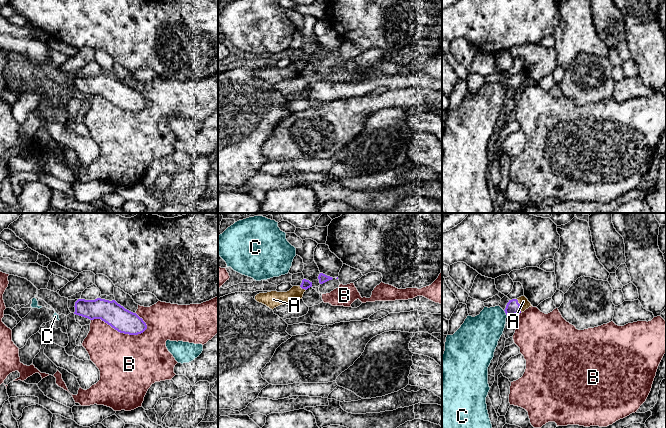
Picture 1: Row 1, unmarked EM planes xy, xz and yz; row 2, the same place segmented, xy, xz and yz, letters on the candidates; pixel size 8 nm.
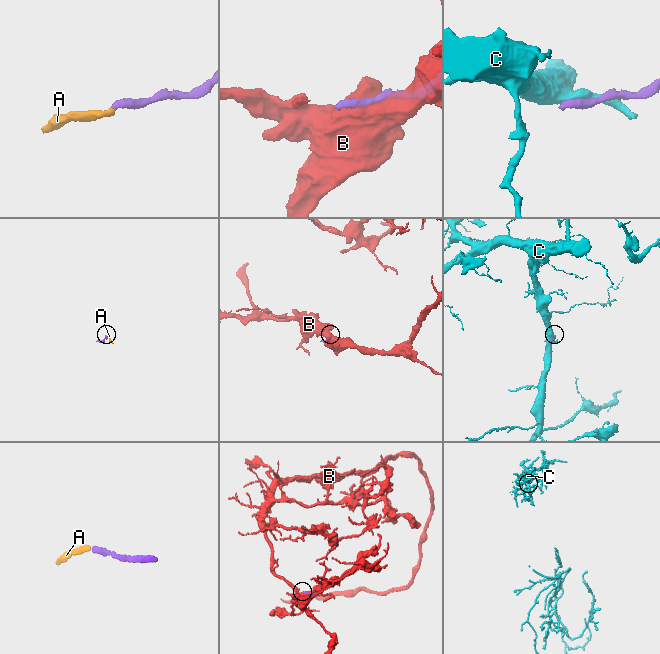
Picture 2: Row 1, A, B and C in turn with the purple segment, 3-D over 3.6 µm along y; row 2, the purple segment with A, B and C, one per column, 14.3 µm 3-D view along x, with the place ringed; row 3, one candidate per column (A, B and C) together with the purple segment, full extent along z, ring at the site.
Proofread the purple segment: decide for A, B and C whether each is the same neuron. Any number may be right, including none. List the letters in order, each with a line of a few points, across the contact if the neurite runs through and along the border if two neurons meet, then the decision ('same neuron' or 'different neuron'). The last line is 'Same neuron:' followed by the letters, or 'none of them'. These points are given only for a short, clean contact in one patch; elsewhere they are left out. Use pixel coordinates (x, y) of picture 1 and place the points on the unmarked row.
A: line yz (513, 83), (519, 82), (523, 77); same neuron
B: different neuron
C: different neuron
Same neuron: A

